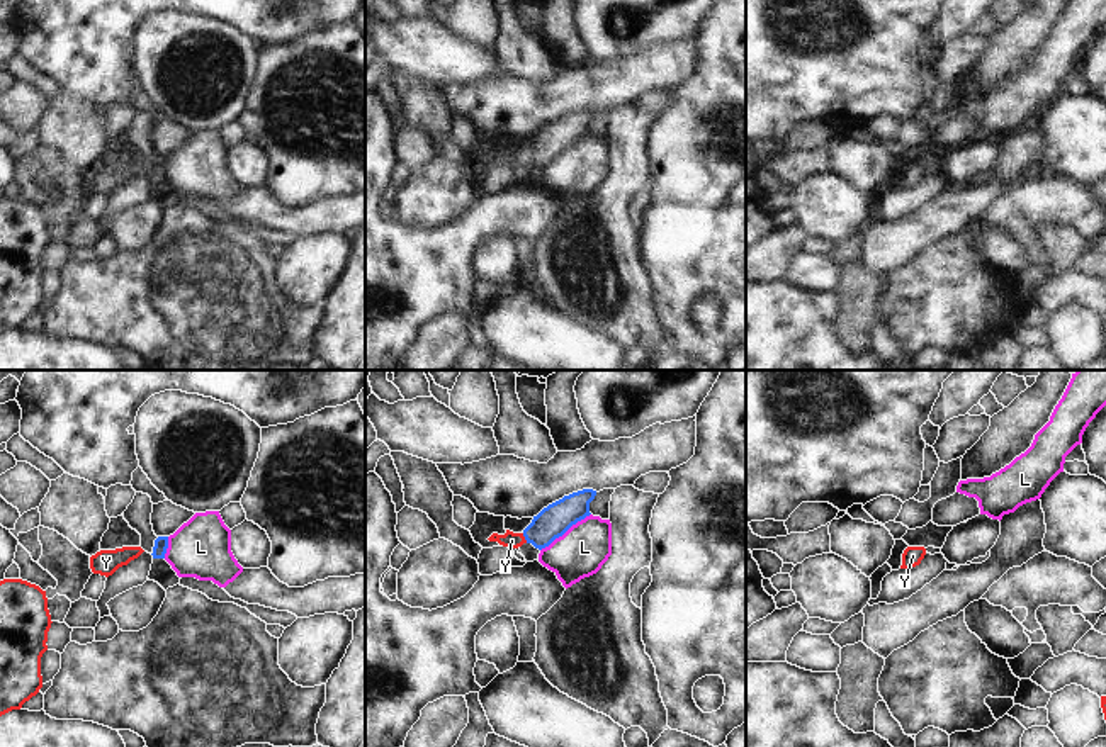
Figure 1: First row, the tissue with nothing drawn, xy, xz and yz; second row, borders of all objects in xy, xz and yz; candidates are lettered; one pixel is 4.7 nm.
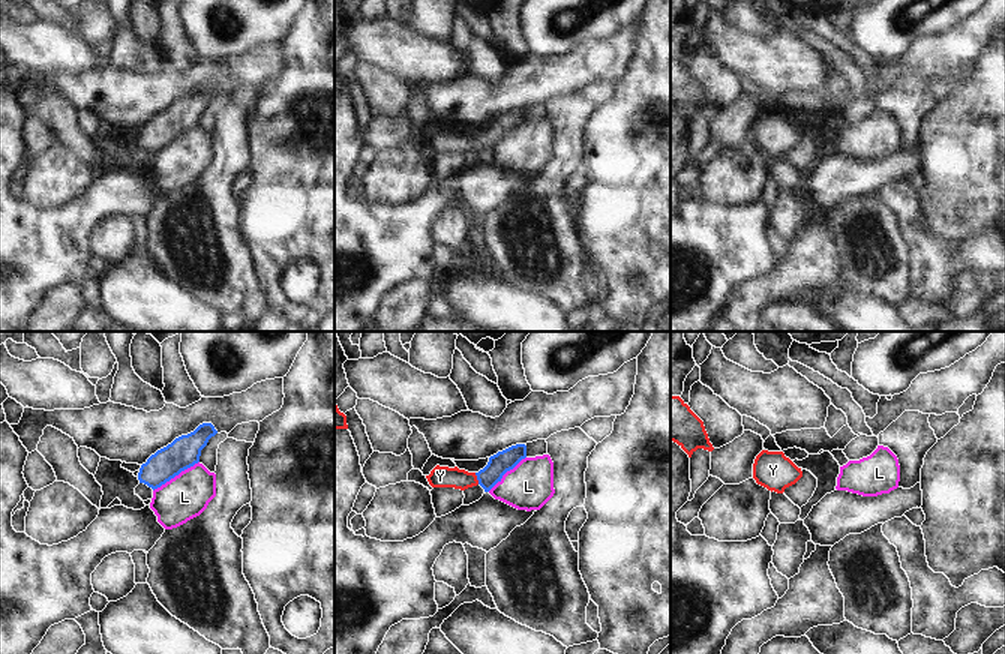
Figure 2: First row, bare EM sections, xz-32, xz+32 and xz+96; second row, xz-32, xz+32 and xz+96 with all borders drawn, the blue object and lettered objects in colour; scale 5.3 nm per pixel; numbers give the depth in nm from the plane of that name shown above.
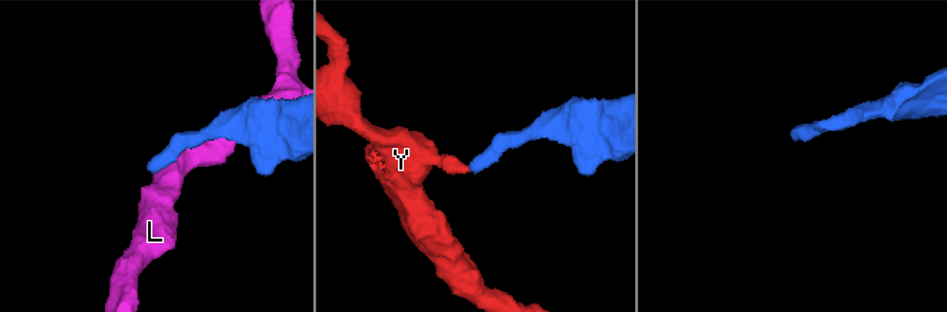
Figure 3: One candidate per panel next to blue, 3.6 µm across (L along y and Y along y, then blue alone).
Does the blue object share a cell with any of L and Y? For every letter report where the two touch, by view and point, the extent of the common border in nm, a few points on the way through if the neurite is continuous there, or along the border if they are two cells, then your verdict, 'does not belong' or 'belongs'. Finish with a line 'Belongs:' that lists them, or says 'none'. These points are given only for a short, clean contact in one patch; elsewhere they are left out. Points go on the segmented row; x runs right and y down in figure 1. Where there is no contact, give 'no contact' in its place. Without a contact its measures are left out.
L: xz (564, 532) | 300 nm | along xz (590, 513), (541, 550) | does not belong
Y: xz (525, 539) | 50 nm | across xz (552, 522), (539, 533), (525, 539), (512, 540) | belongs
Belongs: Y

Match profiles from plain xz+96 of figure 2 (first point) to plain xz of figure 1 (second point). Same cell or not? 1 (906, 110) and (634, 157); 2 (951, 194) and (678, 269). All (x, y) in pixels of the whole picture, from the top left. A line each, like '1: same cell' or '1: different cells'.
1: same cell
2: same cell

